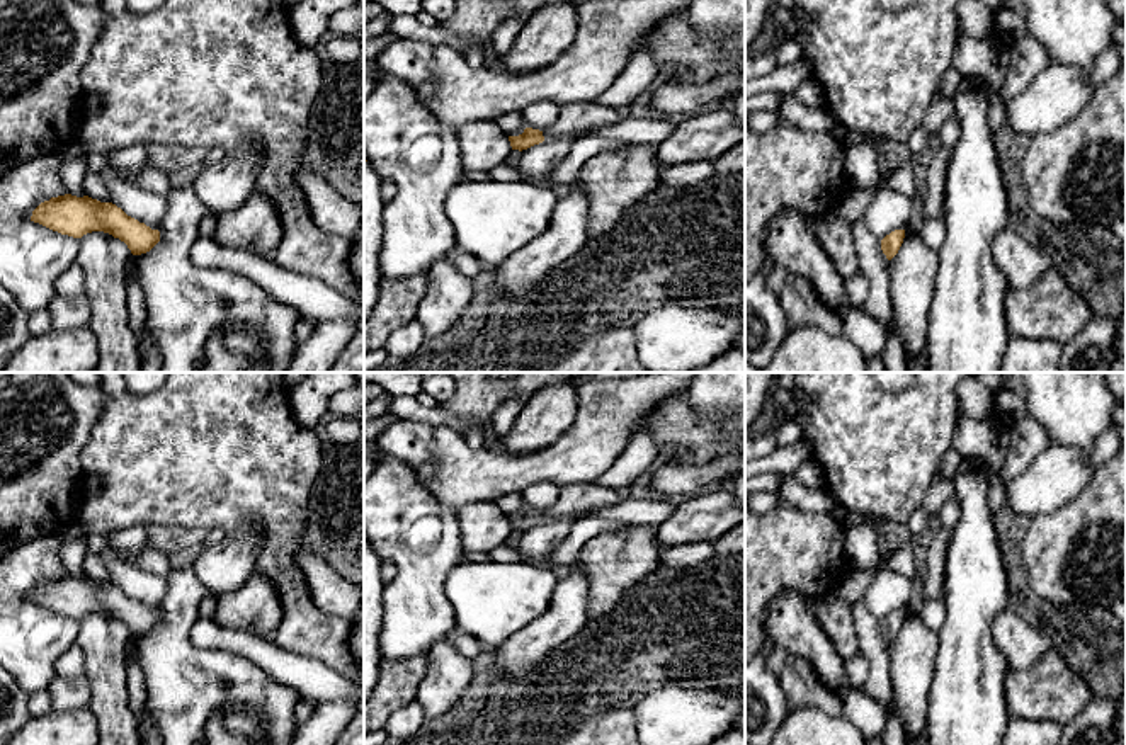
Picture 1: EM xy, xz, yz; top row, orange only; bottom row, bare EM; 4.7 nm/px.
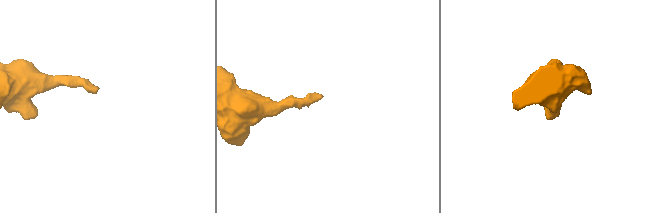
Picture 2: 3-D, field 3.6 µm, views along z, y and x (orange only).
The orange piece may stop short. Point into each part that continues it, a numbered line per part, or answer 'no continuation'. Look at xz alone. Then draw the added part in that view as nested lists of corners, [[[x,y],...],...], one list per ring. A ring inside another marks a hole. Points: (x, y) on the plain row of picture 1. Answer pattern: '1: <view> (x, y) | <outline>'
1: xz (575, 500) | [[[568,485],[560,488],[558,500],[543,510],[544,522],[554,519],[577,520],[590,515],[594,510],[607,509],[621,503],[623,498],[616,490],[599,485]]]

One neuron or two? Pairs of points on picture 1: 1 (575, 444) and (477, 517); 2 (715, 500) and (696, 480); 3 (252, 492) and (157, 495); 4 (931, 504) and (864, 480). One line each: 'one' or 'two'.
1: two
2: two
3: one
4: two

